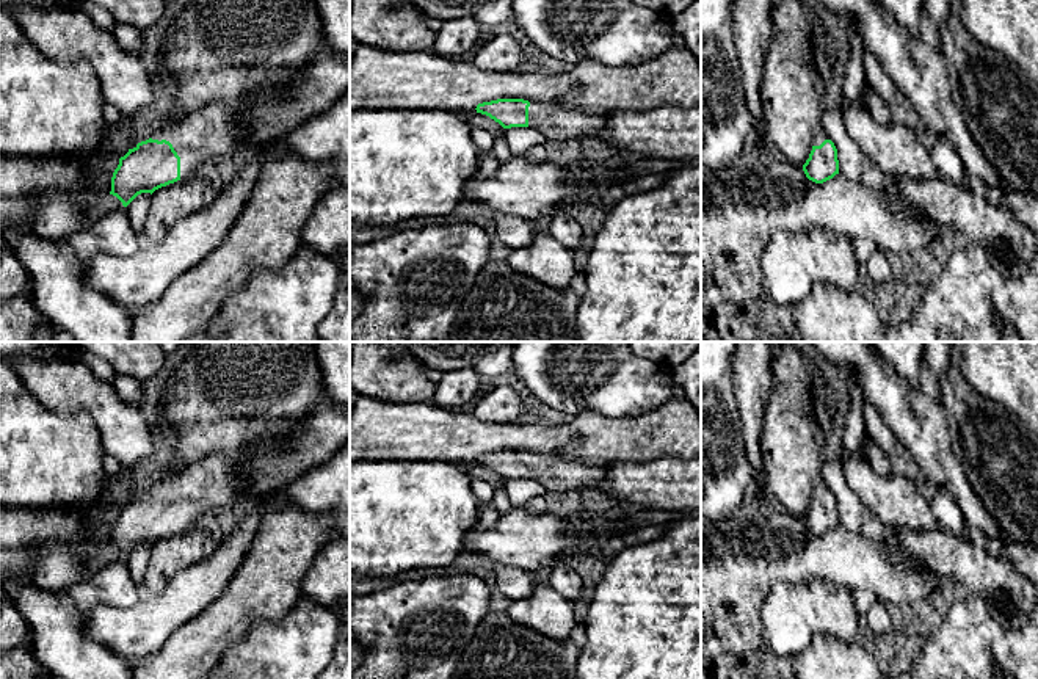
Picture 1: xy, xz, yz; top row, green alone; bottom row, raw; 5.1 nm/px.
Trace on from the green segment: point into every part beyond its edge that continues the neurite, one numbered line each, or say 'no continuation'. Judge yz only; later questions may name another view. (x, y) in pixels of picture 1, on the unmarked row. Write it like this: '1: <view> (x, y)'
1: yz (819, 486)

